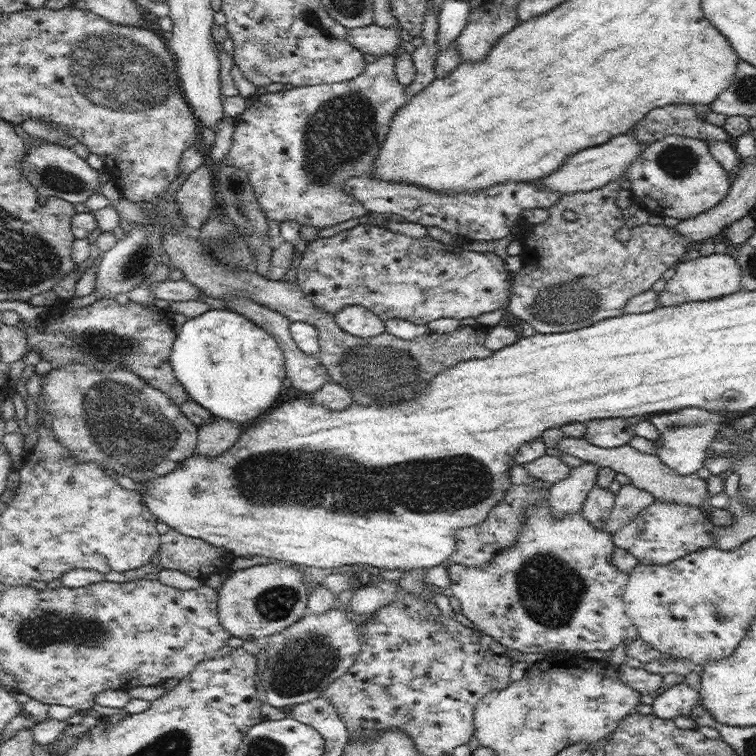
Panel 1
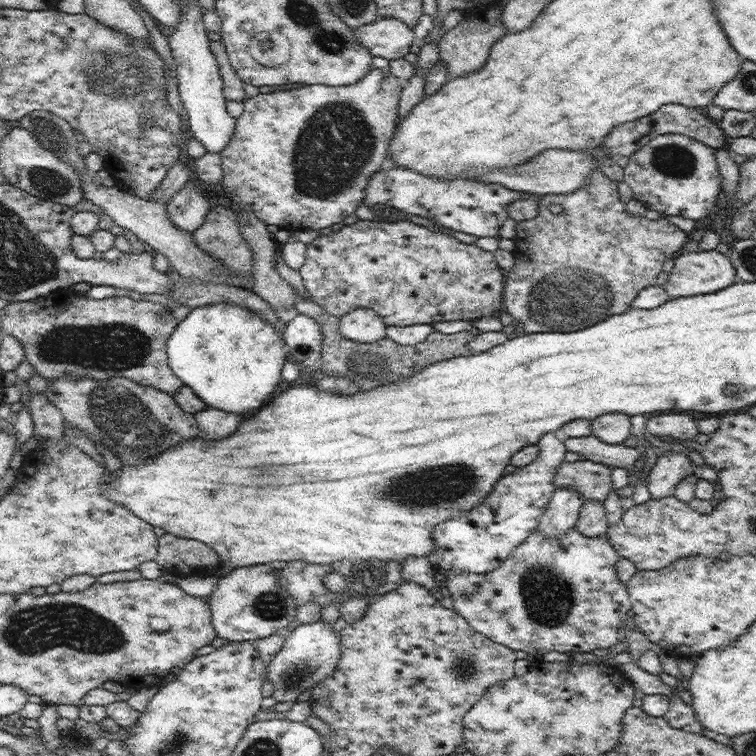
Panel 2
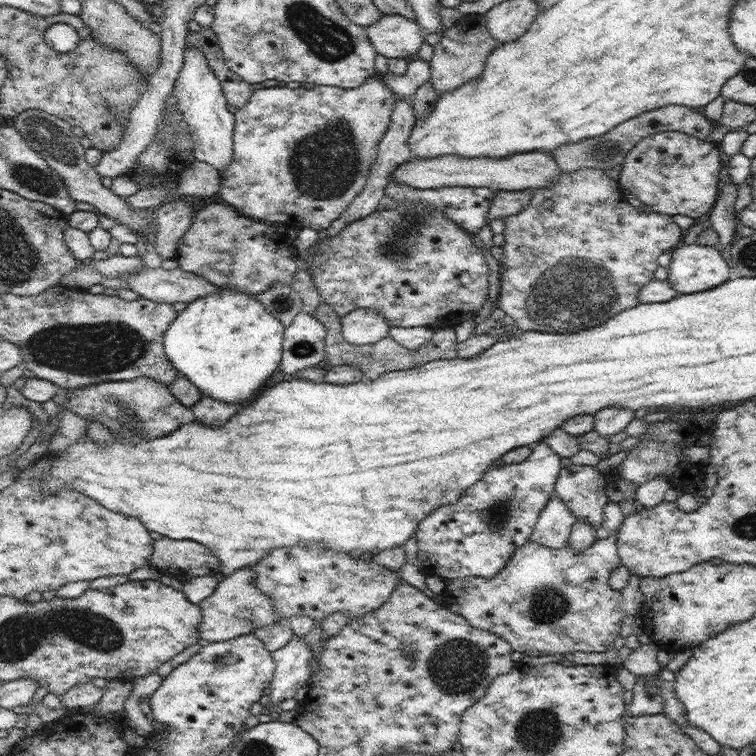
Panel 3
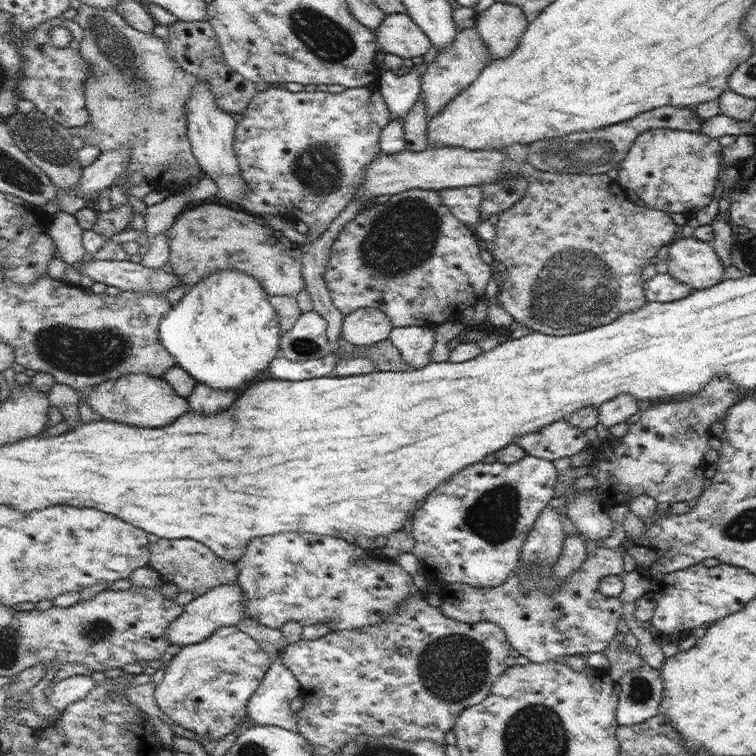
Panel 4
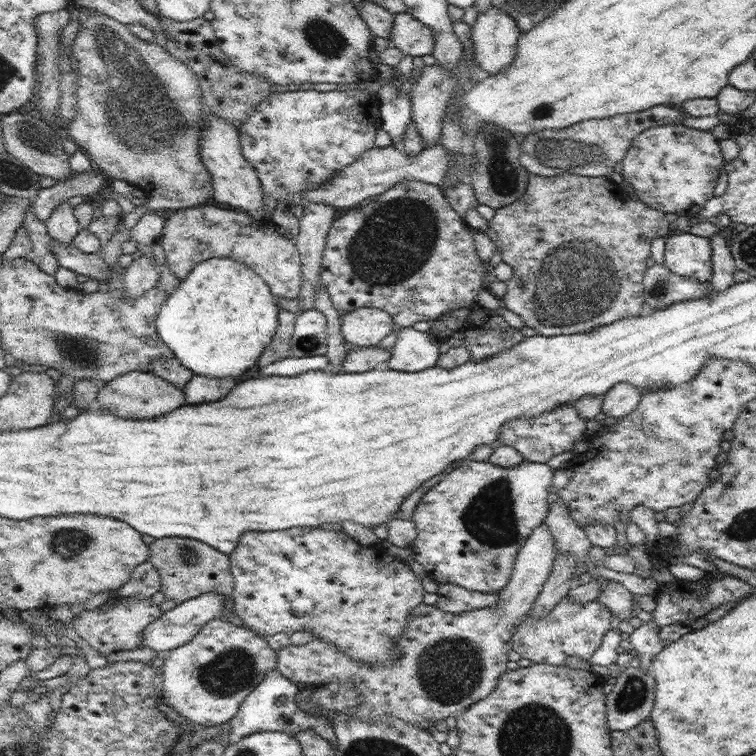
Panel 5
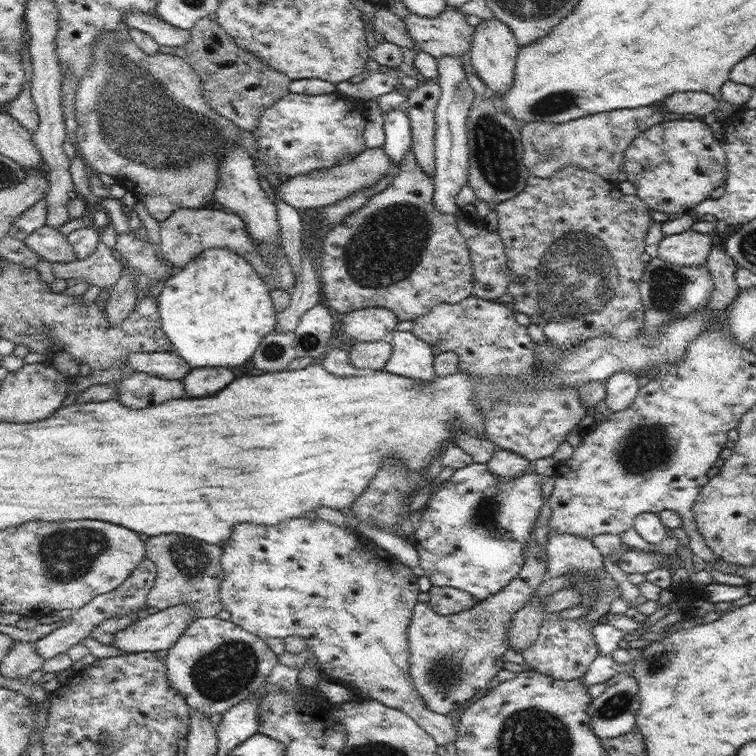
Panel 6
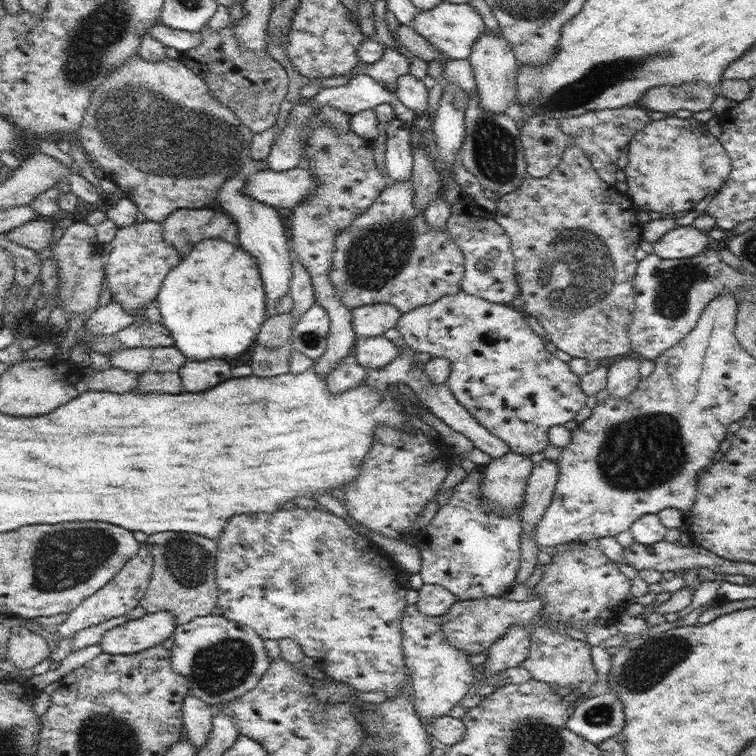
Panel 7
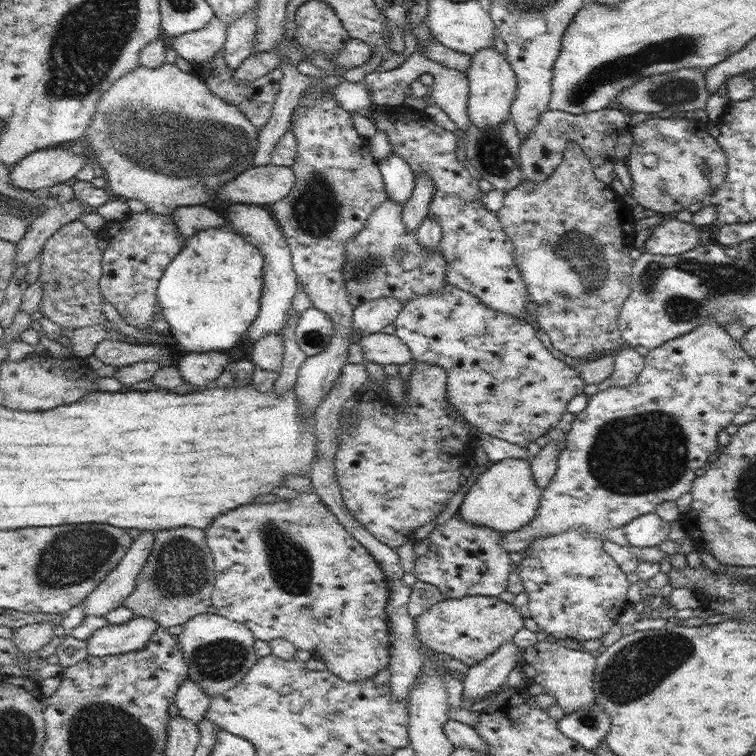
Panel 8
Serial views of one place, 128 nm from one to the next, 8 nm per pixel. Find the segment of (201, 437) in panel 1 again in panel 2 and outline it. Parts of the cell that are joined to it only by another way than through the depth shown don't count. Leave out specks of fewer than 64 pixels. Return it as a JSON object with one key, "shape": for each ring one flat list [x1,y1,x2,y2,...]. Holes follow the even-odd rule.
{"shape":[[211,406,197,412,195,419,197,427,202,430,202,436,208,440,220,440,224,436,230,436,232,432,236,432,236,428,242,422,240,414,222,412,222,410,216,410]]}

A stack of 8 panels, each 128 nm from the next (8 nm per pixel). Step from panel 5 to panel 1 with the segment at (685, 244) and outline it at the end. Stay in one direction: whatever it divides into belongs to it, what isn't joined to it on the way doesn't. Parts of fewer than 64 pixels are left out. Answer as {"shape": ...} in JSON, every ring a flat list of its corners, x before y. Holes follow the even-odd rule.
{"shape":[[727,253,700,255,693,260,685,258,680,260,674,268,674,276,666,281,665,288,660,293,660,307,686,304,688,301,716,299,742,289,740,265,734,257]]}

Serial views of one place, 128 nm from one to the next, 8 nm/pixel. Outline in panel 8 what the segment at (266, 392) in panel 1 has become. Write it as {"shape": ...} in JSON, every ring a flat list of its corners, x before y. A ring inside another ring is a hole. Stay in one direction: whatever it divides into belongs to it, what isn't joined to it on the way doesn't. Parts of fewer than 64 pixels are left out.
{"shape":[[226,224,188,238,164,271,157,296,174,343,188,353,210,352,234,348,243,340,259,315,262,289,261,252]]}

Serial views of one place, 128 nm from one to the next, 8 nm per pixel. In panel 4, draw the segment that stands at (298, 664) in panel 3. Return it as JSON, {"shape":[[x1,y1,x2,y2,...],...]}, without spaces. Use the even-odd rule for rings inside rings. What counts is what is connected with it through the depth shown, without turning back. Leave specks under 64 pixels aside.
{"shape":[[280,656,271,661,259,687,253,692,247,704,247,716,252,725,274,725,292,732,298,732,297,716,290,709,290,701,301,694,301,684,293,672,285,666]]}

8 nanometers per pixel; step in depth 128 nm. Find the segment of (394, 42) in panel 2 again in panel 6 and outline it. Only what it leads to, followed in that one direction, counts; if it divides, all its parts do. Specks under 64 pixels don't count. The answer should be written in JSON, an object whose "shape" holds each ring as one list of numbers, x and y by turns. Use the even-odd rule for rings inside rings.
{"shape":[[447,6,436,18,408,13,401,20,416,49,440,60,447,55,461,58,471,51,476,28,468,24,467,17,457,7]]}

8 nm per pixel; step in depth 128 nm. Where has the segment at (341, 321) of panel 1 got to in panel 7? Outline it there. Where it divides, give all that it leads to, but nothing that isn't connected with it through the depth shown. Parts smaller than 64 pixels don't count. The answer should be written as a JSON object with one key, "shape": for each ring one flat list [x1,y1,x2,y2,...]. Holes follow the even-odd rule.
{"shape":[[378,303,352,309,352,328,359,338,384,335,386,330,397,326,401,312,393,304]]}

